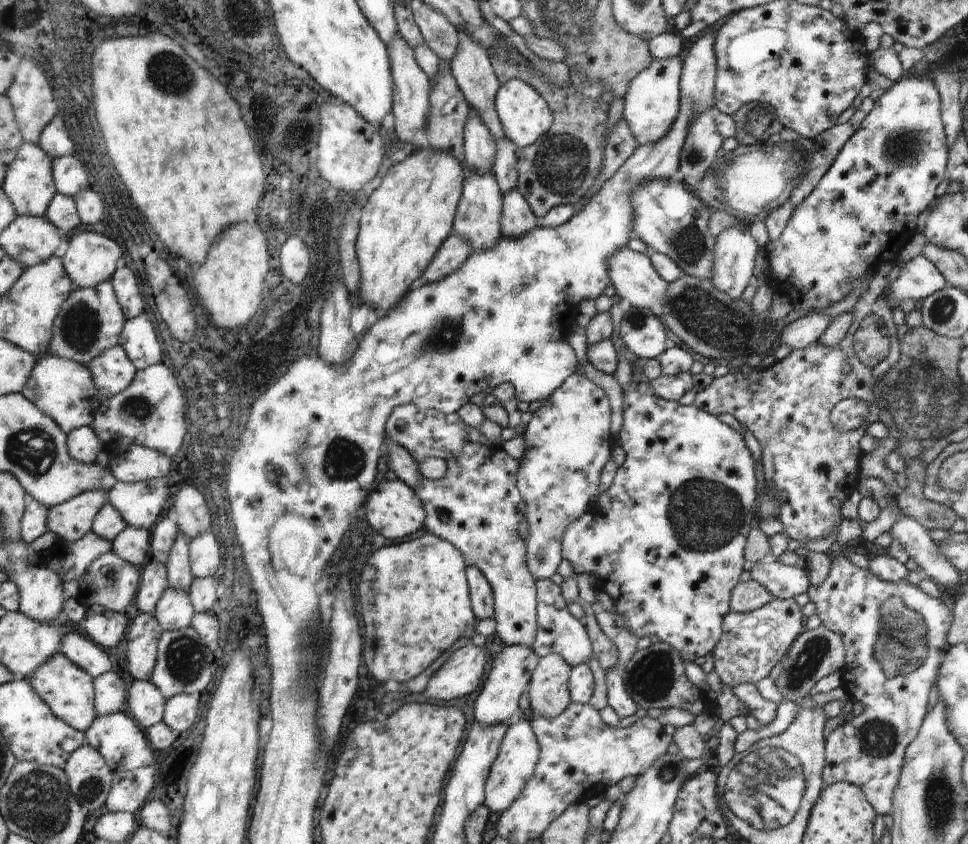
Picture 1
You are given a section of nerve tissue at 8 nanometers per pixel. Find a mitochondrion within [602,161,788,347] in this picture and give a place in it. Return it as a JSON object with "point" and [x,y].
{"point":[689,244]}

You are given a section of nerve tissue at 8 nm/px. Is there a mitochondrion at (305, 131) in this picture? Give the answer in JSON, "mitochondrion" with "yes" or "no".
{"mitochondrion":"no"}

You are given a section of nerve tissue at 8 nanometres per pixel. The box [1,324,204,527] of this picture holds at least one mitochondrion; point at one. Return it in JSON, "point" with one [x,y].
{"point":[34,452]}

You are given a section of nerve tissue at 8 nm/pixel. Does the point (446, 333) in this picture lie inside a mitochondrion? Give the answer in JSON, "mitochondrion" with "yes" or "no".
{"mitochondrion":"yes"}

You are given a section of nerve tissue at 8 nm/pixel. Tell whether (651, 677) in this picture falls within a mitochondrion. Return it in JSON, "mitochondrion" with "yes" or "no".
{"mitochondrion":"yes"}

